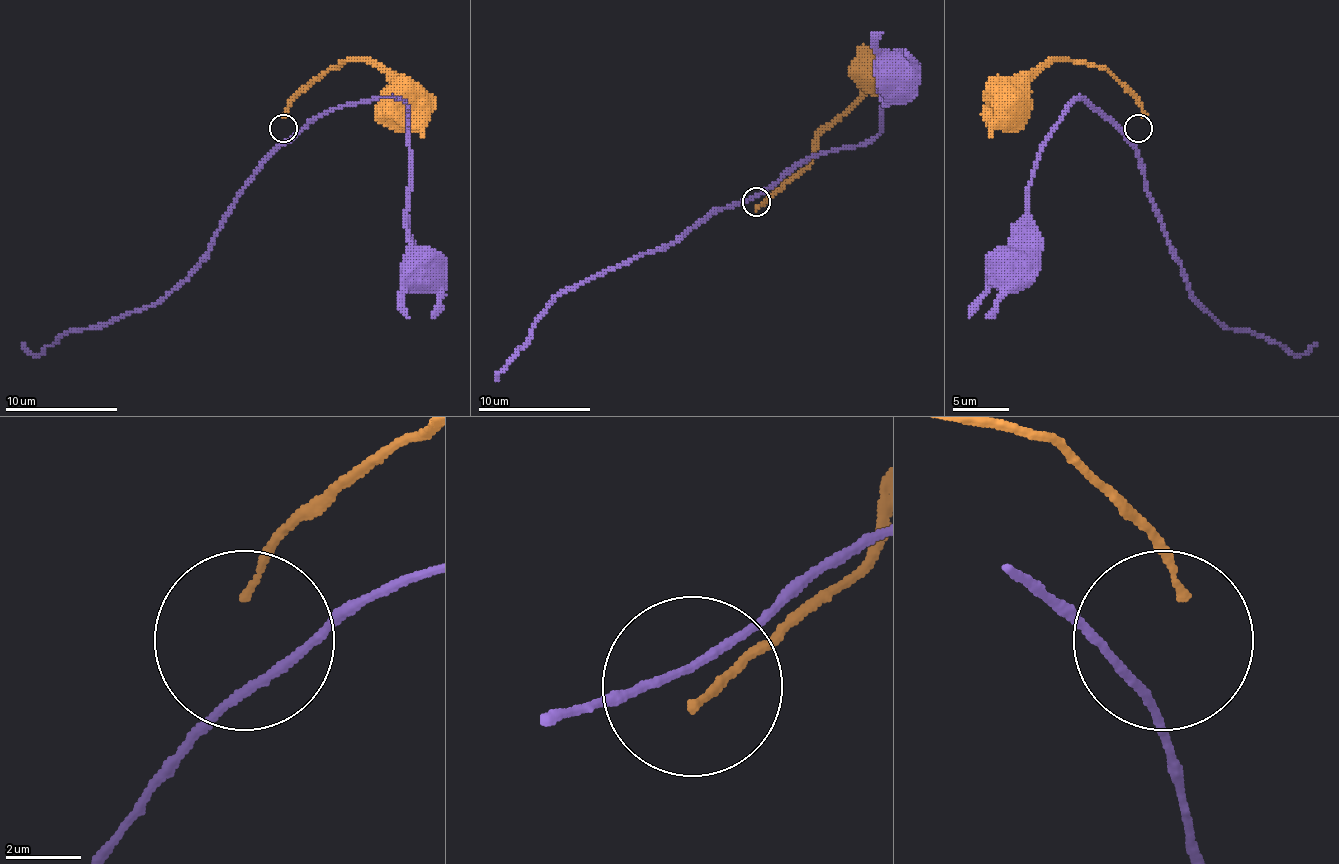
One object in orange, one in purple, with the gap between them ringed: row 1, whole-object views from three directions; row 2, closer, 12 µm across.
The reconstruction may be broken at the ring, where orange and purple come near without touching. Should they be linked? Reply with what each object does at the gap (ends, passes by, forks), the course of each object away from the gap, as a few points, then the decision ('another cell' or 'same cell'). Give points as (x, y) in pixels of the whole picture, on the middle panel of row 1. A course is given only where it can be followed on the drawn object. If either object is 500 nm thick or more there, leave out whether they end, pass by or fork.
orange ends; purple passes by; course orange (756, 205), (764, 205), (804, 168), (821, 134), (863, 92), (857, 69), (874, 67); course purple (758, 194), (812, 157), (871, 143), (880, 134), (883, 106), (880, 78), (897, 61), (908, 64), (903, 69); another cell

